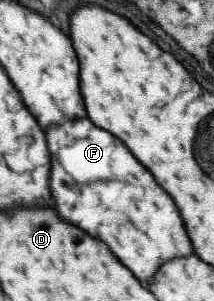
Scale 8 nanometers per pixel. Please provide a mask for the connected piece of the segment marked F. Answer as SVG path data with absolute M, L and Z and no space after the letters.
M88 116L67 119L64 124L47 129L47 136L52 153L51 184L53 196L57 196L57 210L61 216L85 228L91 236L105 240L139 280L145 280L147 284L151 276L155 276L155 272L161 268L161 262L165 264L171 258L193 255L192 238L189 238L188 230L185 230L188 226L185 226L173 198L155 182L153 174L131 154L131 150L125 144L119 144L117 136L96 126Z

